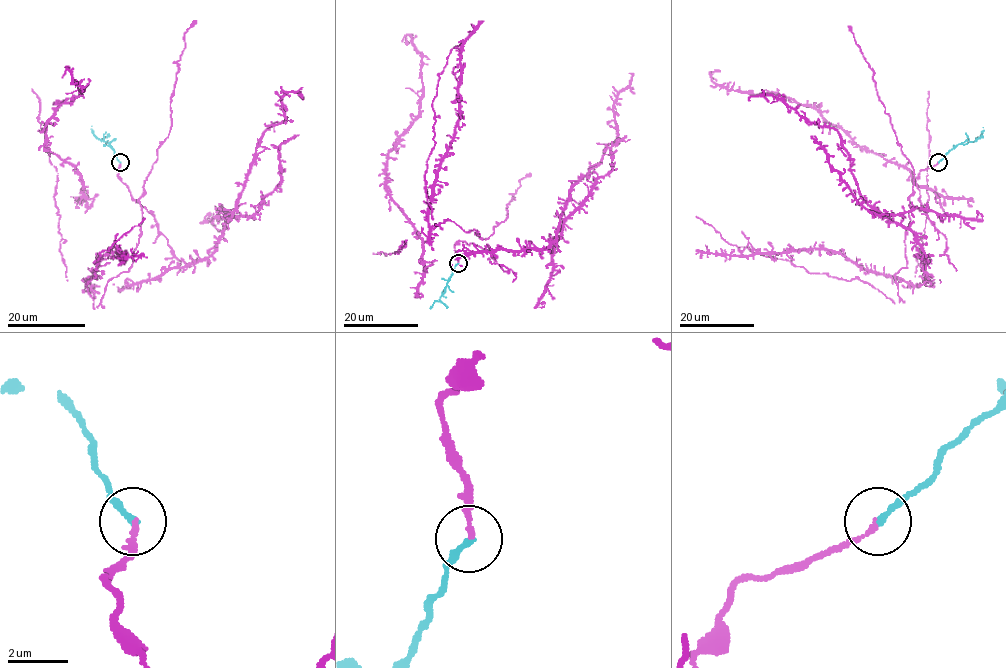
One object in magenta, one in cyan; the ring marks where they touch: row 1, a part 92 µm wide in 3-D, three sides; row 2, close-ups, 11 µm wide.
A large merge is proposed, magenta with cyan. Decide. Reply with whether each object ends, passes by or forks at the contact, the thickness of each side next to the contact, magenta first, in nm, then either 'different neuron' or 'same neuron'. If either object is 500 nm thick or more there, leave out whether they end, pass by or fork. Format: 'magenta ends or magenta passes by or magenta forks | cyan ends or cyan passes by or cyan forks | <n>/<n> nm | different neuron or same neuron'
magenta ends | cyan ends | 160/240 nm | same neuron

